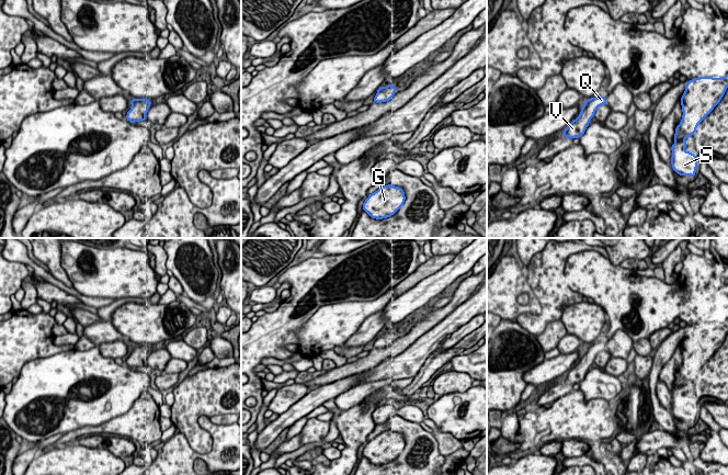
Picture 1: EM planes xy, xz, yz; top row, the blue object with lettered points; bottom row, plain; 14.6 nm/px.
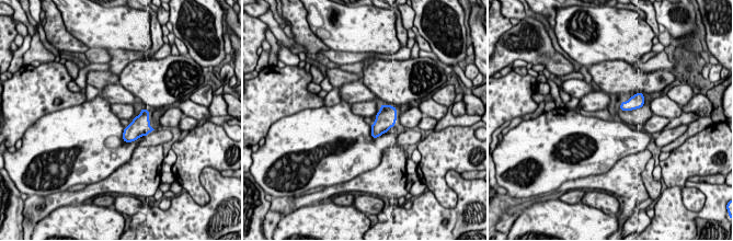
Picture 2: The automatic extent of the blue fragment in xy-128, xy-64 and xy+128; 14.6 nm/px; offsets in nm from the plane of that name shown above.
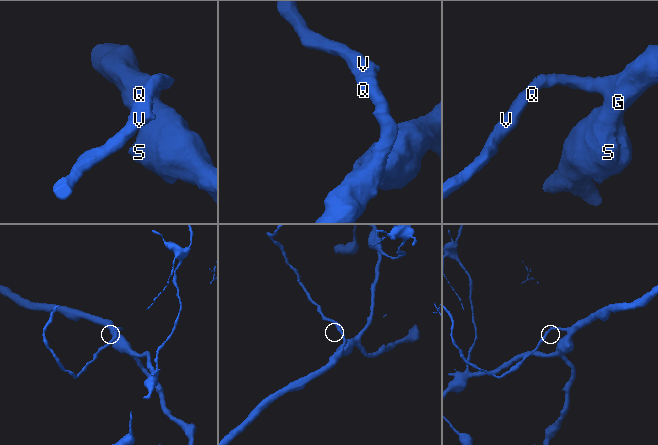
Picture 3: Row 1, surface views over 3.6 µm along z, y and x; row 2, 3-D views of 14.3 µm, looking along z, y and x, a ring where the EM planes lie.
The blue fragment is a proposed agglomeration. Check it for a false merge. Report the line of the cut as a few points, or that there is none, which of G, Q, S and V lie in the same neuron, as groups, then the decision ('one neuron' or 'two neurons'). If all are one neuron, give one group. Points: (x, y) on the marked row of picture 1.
no cut | G Q S V | one neuron

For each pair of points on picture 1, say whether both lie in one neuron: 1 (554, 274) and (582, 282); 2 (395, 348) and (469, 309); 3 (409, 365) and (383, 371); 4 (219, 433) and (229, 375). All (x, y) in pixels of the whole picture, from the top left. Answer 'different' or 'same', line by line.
1: different
2: different
3: same
4: different

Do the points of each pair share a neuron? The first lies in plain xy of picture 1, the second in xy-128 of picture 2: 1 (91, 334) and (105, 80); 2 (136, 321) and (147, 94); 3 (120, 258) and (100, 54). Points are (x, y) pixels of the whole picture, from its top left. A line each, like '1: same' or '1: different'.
1: different
2: same
3: different

